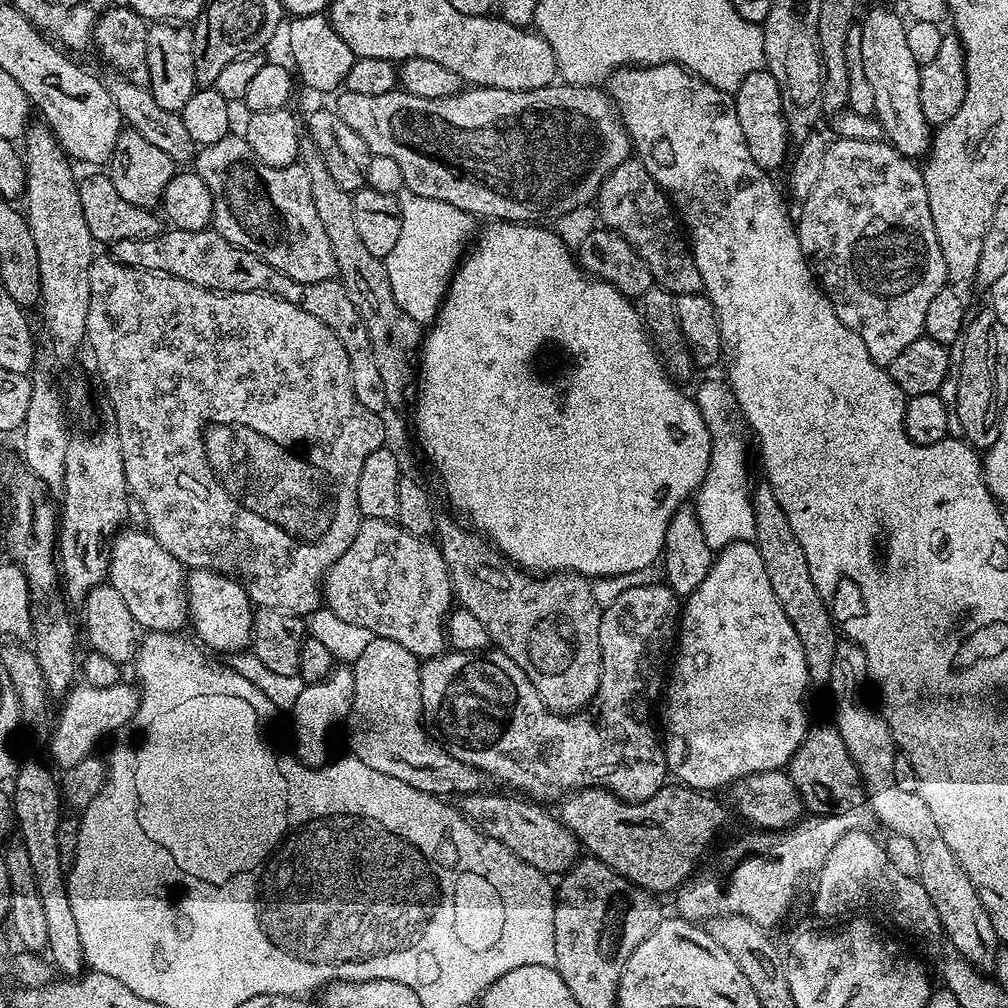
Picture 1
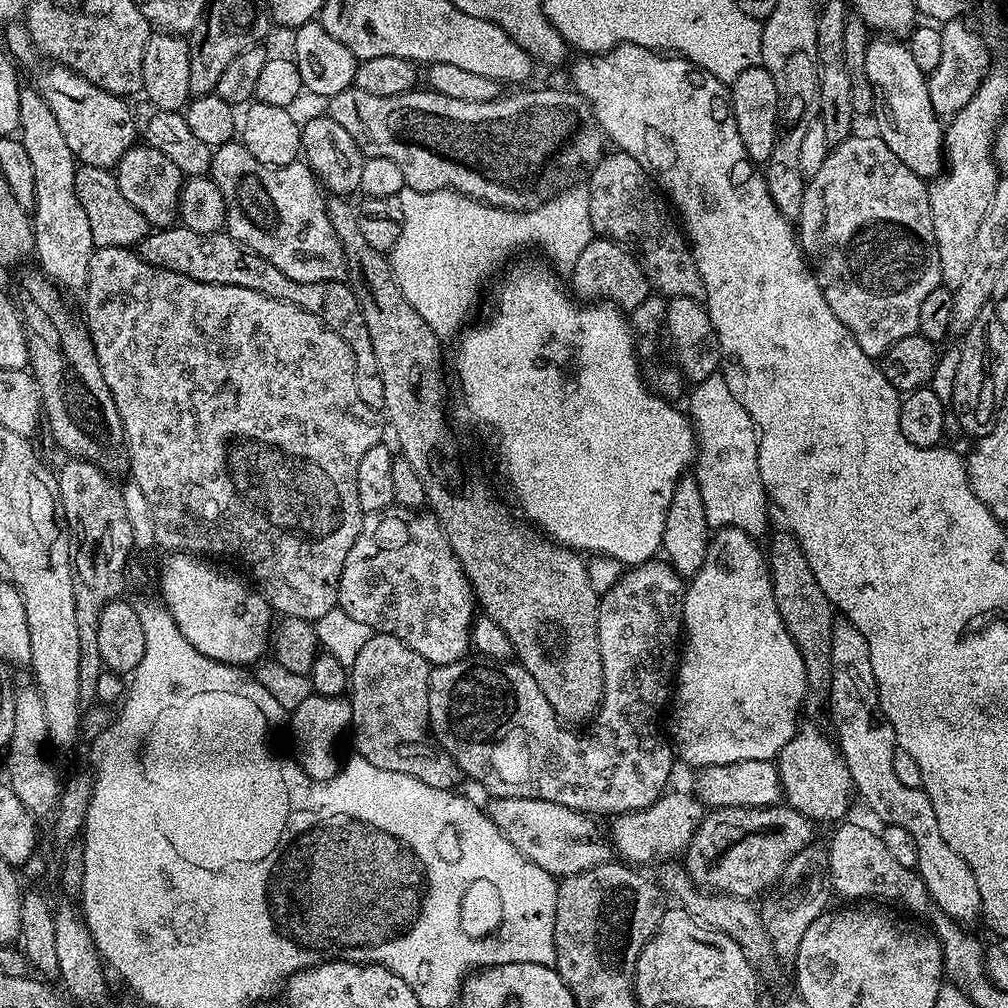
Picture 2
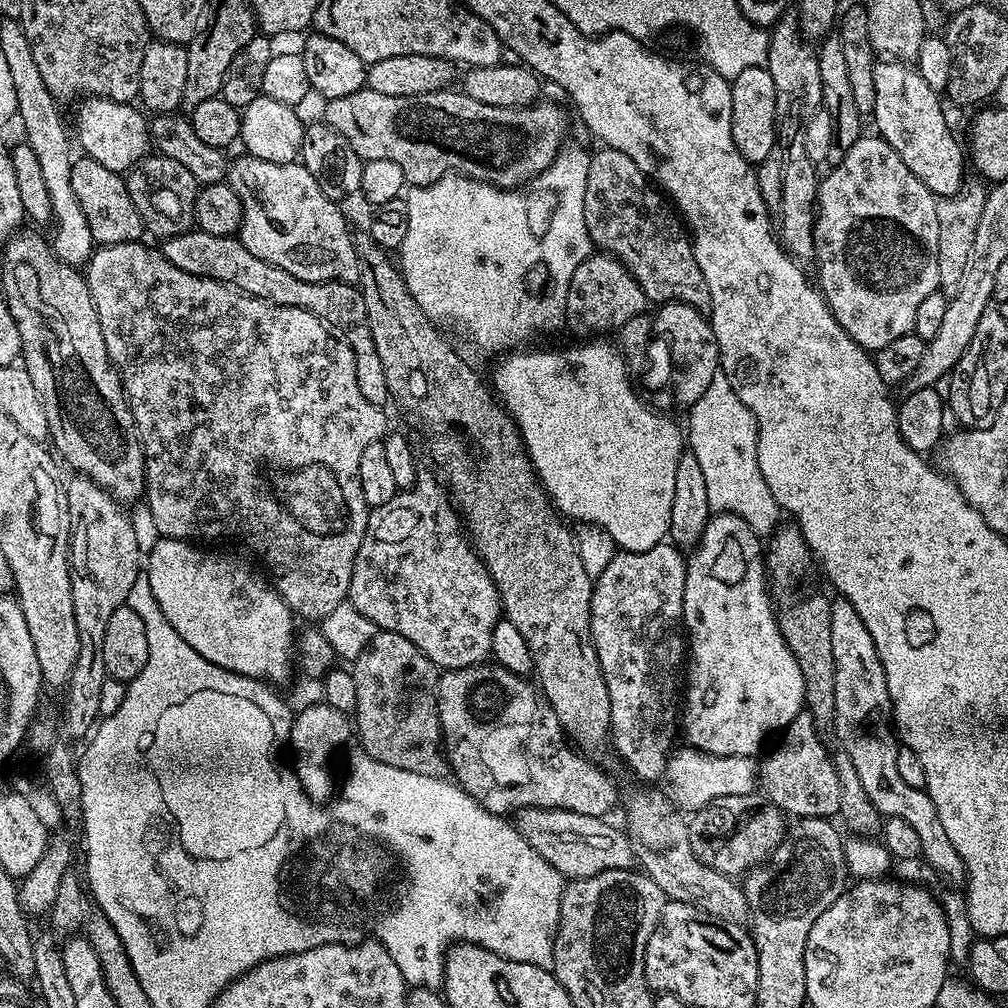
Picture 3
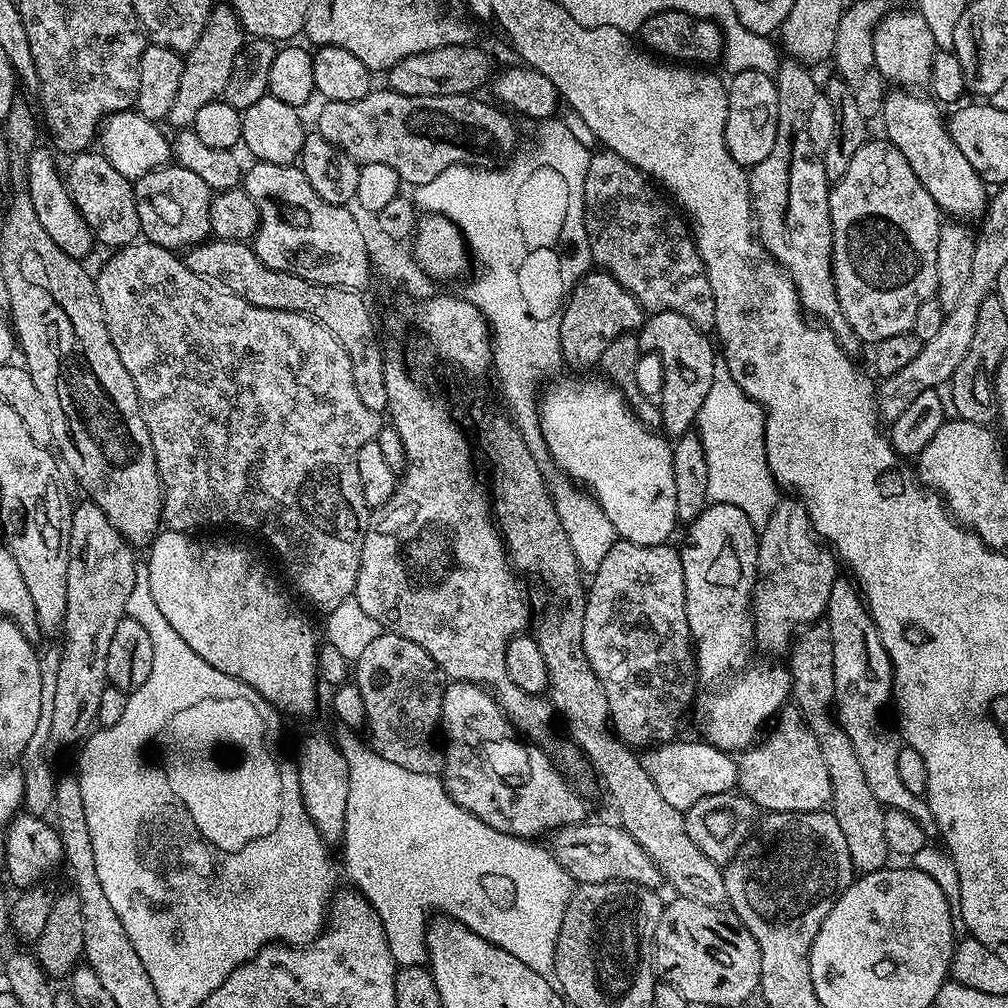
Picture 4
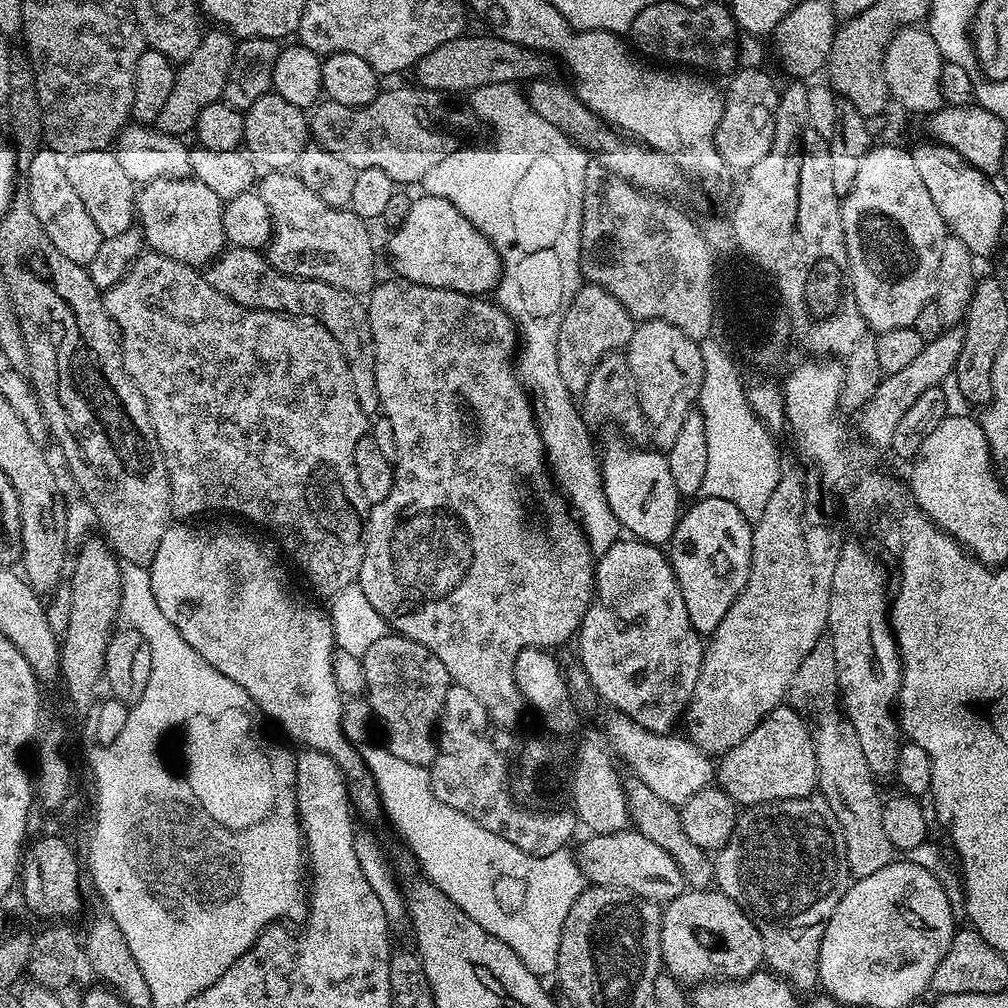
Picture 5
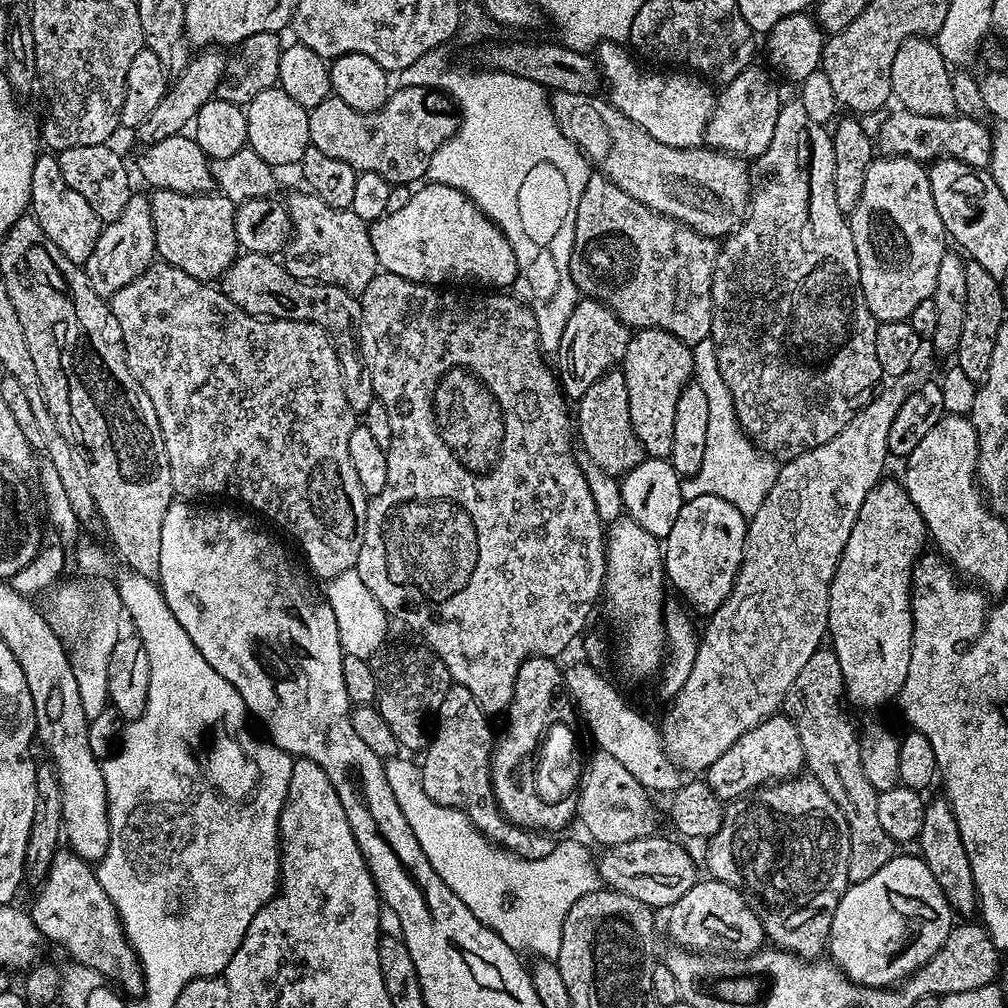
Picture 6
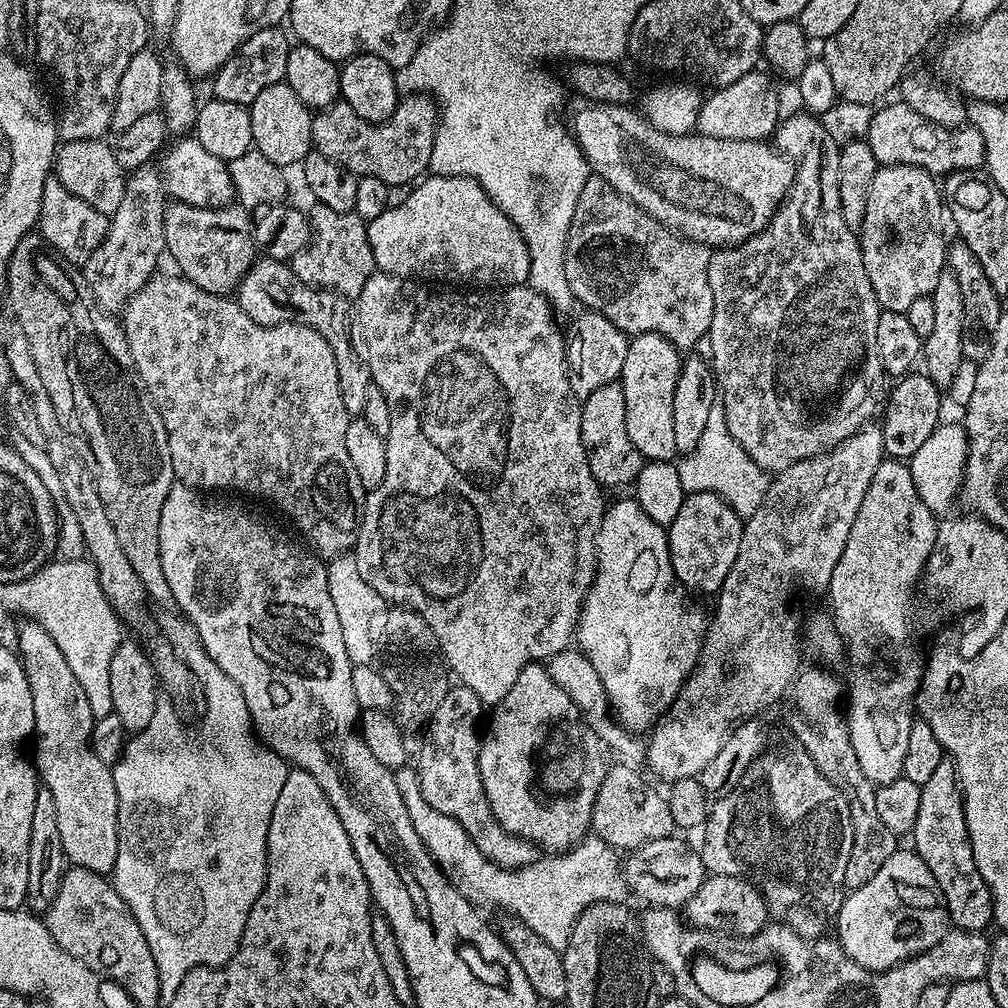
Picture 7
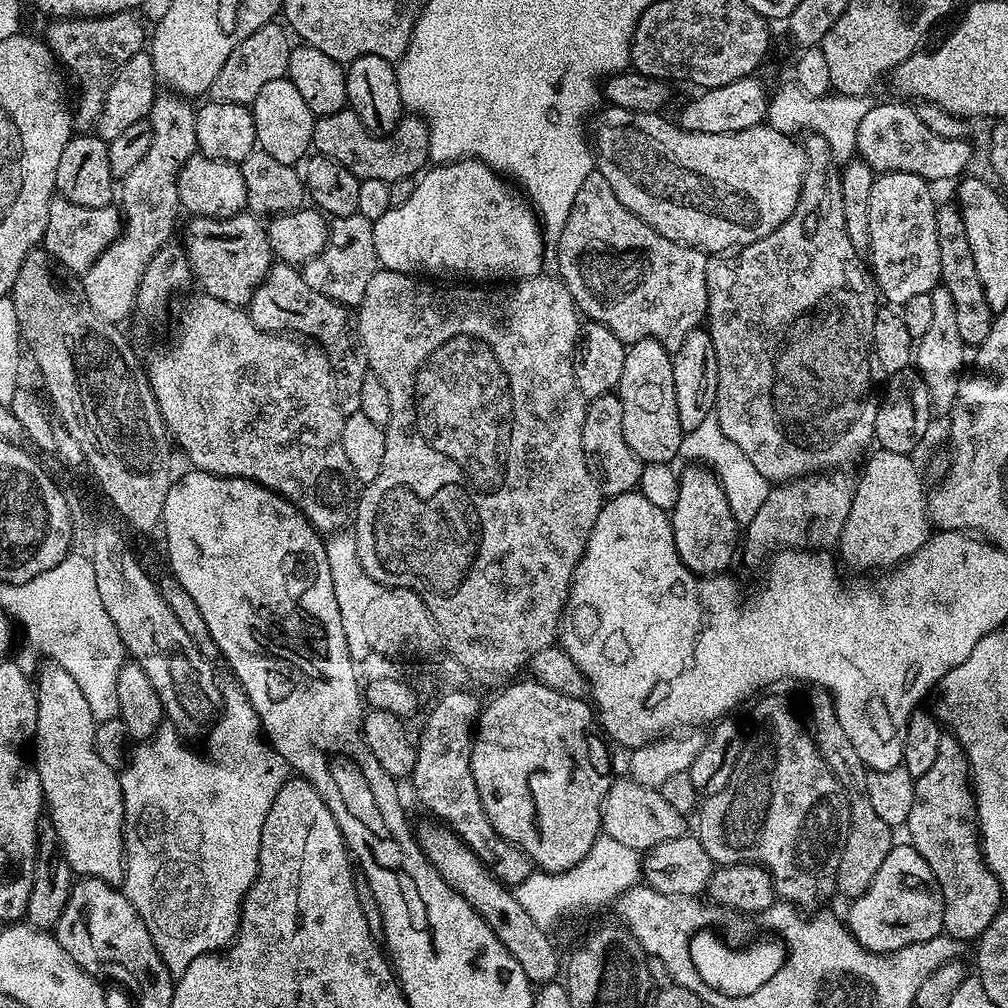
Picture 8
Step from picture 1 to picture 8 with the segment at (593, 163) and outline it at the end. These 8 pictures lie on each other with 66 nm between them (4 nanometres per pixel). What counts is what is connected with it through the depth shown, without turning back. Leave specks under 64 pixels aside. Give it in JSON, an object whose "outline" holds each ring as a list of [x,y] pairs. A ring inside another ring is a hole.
{"outline":[[[345,110],[316,117],[312,148],[319,155],[338,162],[338,166],[346,166],[346,170],[350,170],[350,174],[360,181],[378,178],[391,182],[407,176],[415,177],[429,163],[428,124],[419,115],[408,114],[393,132],[377,134],[368,132],[352,111]]]}

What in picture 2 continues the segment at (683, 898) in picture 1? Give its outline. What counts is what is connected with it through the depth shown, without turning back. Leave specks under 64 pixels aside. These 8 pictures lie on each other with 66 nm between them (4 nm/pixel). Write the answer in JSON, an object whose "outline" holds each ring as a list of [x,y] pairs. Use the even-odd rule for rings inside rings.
{"outline":[[[787,806],[713,808],[696,827],[696,833],[692,835],[682,864],[688,875],[692,877],[692,883],[701,889],[719,892],[726,896],[756,898],[756,895],[759,897],[765,890],[771,889],[784,873],[785,866],[803,848],[807,848],[813,843],[812,828],[814,828],[813,821],[803,816],[798,810]]]}

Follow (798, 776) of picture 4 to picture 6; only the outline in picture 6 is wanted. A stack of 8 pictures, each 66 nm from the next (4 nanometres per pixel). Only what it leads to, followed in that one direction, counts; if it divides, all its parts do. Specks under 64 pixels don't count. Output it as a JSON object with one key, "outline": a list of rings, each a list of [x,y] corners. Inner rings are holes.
{"outline":[[[777,714],[742,734],[742,738],[738,738],[738,742],[734,742],[734,746],[706,770],[706,779],[716,797],[727,802],[747,797],[769,781],[791,780],[793,776],[801,775],[805,768],[802,742],[794,722],[789,716]]]}

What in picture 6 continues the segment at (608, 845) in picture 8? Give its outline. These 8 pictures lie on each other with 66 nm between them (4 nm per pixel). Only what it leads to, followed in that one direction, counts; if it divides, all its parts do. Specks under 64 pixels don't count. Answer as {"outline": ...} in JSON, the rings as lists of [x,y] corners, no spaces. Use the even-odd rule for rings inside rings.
{"outline":[[[392,758],[385,763],[386,782],[390,782],[390,790],[394,790],[394,798],[398,798],[398,806],[402,806],[402,814],[406,814],[410,830],[414,830],[418,846],[422,846],[422,854],[434,866],[438,878],[466,902],[478,922],[499,934],[506,946],[521,953],[529,952],[532,958],[555,962],[558,946],[562,946],[562,922],[566,922],[570,906],[602,884],[589,845],[583,839],[564,840],[561,844],[559,841],[546,858],[523,860],[505,848],[489,844],[464,812],[438,806],[422,790],[419,767],[400,759]]]}

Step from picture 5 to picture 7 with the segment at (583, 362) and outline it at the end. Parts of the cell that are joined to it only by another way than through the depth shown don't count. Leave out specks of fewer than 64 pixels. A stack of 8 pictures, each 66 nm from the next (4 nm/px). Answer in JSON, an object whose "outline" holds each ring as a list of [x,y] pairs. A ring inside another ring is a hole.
{"outline":[[[581,311],[581,316],[572,324],[572,329],[566,332],[566,351],[568,354],[568,381],[574,394],[581,398],[594,394],[607,384],[617,383],[622,374],[622,365],[626,363],[626,350],[629,336],[610,318],[597,312]]]}

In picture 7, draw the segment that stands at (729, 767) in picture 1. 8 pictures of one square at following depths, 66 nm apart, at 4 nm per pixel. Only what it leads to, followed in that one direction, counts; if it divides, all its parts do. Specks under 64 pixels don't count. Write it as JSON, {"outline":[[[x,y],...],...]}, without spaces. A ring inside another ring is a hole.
{"outline":[[[712,492],[685,495],[678,518],[666,528],[670,562],[685,589],[693,593],[719,593],[722,582],[726,582],[726,574],[730,574],[730,566],[734,566],[734,558],[738,558],[738,542],[742,542],[743,529],[742,517],[720,496]]]}

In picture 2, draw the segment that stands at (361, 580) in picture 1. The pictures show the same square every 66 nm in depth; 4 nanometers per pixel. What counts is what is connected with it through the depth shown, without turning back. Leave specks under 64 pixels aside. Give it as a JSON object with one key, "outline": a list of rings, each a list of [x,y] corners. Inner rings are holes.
{"outline":[[[408,506],[383,508],[365,515],[358,538],[354,538],[350,554],[346,554],[346,566],[342,566],[338,606],[346,610],[350,618],[366,622],[373,633],[385,632],[406,642],[410,650],[418,650],[433,666],[458,662],[469,655],[472,621],[478,612],[476,593],[464,575],[443,526],[431,511],[413,510]]]}

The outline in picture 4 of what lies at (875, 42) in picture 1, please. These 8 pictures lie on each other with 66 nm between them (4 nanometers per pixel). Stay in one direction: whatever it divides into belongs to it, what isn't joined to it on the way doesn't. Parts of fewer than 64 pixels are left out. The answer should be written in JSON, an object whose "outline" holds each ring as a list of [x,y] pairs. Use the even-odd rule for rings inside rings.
{"outline":[[[892,90],[885,95],[882,109],[884,132],[889,144],[892,144],[910,162],[910,170],[918,174],[918,182],[926,186],[926,194],[934,198],[941,213],[950,215],[960,222],[976,222],[988,211],[989,189],[984,179],[970,166],[970,161],[962,155],[962,150],[954,146],[950,138],[945,117],[940,117],[941,109],[936,100],[912,90]]]}

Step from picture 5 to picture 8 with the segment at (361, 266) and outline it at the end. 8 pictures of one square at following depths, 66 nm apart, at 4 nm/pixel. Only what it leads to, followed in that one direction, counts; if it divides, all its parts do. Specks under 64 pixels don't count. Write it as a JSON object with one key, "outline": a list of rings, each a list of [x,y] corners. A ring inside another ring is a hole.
{"outline":[[[362,215],[338,216],[329,223],[328,244],[310,262],[302,266],[306,286],[326,294],[334,302],[352,310],[366,298],[366,285],[378,271],[380,259],[374,250],[374,230],[372,221]]]}

